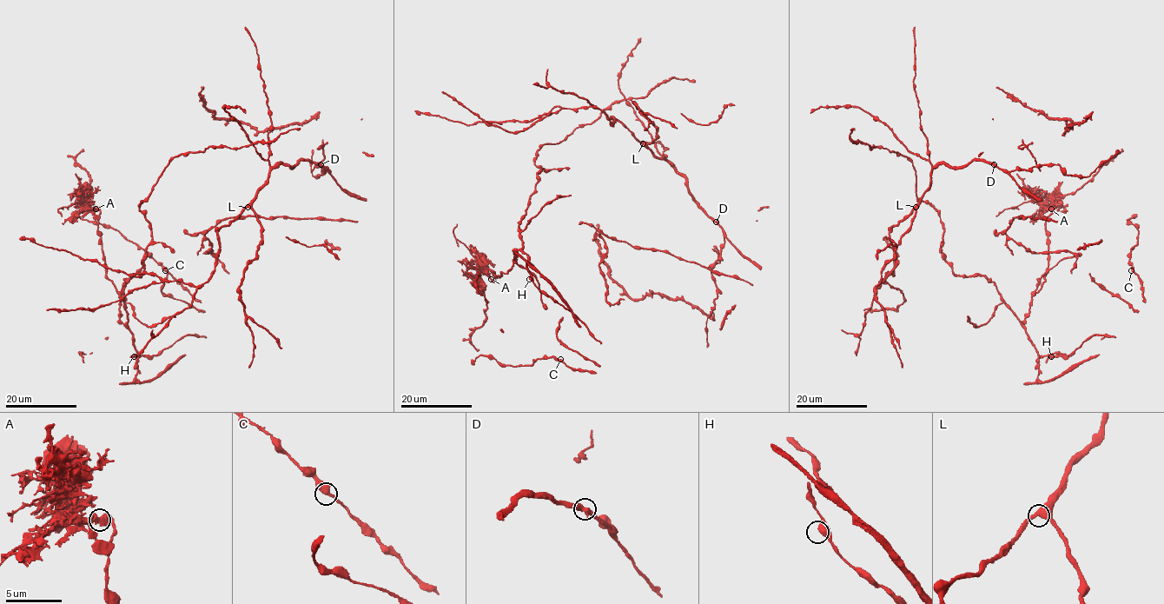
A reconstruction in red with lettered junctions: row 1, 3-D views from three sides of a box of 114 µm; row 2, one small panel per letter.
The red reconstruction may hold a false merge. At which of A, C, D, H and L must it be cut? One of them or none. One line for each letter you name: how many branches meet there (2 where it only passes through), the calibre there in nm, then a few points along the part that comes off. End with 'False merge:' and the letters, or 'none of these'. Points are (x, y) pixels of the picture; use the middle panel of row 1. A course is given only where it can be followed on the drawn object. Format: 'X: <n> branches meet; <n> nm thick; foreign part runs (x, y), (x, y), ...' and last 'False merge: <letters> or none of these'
A: 2 branches meet; 420 nm thick; foreign part runs (491, 279), (483, 273), (479, 275), (486, 308), (485, 321), (471, 337), (471, 343), (479, 350)
False merge: A

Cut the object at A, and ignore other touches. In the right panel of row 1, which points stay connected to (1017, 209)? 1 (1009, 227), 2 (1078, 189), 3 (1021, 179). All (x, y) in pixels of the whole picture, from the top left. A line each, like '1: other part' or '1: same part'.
1: other part
2: same part
3: same part

